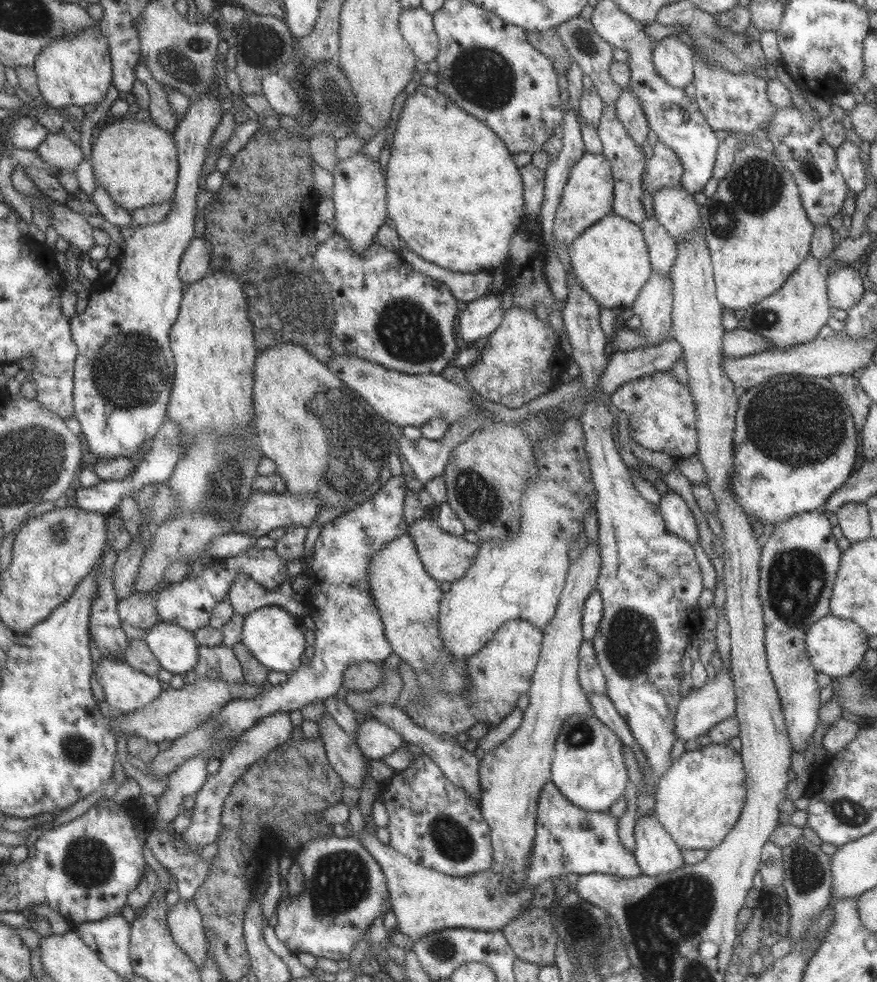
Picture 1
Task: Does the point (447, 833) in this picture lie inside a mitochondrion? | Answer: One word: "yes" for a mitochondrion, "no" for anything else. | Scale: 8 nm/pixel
yes

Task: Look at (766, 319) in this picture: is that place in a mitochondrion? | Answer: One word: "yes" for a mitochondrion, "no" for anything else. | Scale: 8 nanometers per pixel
yes

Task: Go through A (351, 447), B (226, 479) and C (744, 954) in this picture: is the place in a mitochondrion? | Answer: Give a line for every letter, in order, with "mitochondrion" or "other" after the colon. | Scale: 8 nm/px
A: mitochondrion
B: mitochondrion
C: other

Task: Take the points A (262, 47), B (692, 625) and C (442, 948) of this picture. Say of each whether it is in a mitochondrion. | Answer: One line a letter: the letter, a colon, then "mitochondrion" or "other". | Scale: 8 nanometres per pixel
A: mitochondrion
B: other
C: mitochondrion

